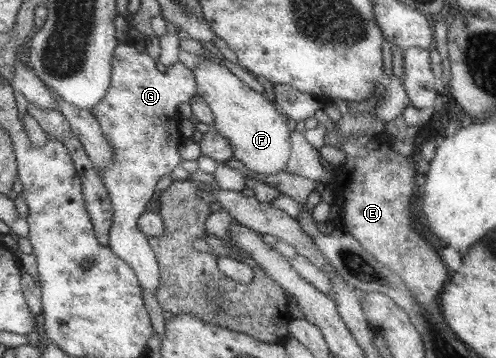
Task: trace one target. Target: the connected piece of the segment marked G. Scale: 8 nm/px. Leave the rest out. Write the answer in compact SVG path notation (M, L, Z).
M128 39L125 43L116 42L108 91L88 109L98 120L104 138L114 148L112 165L100 171L112 199L114 214L109 246L119 258L137 270L142 289L155 294L161 285L160 262L137 221L150 203L158 181L180 163L178 105L197 94L197 83L192 70L178 65L160 73L154 58L146 51L139 53Z

